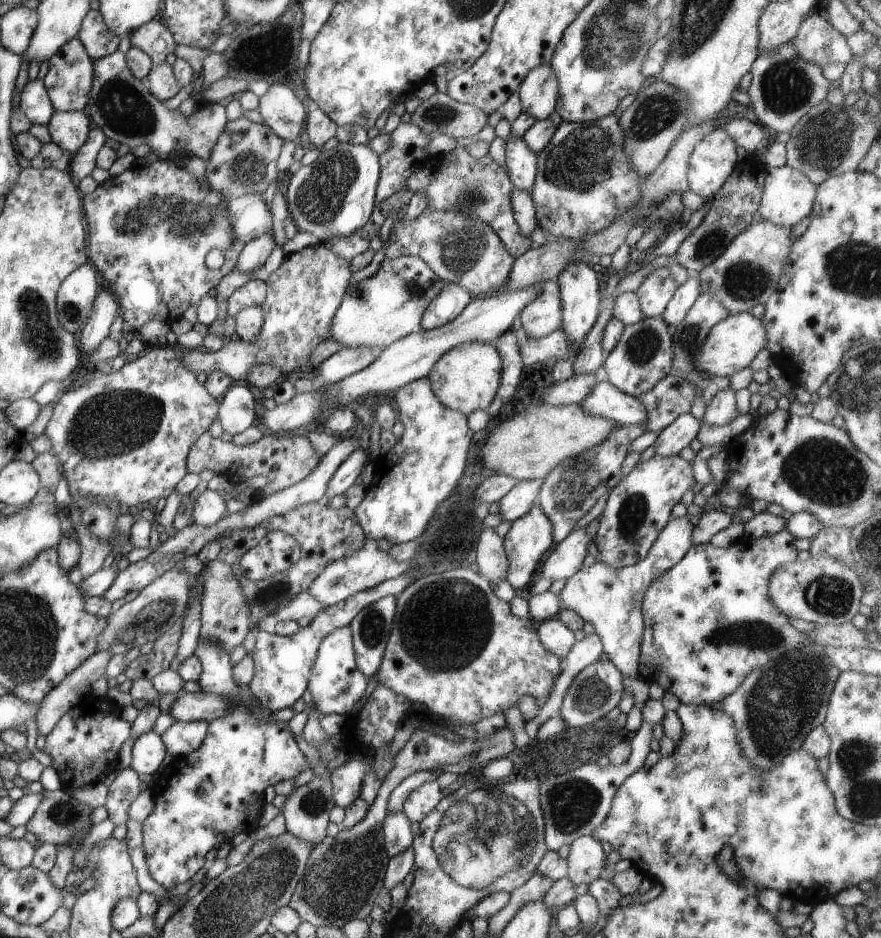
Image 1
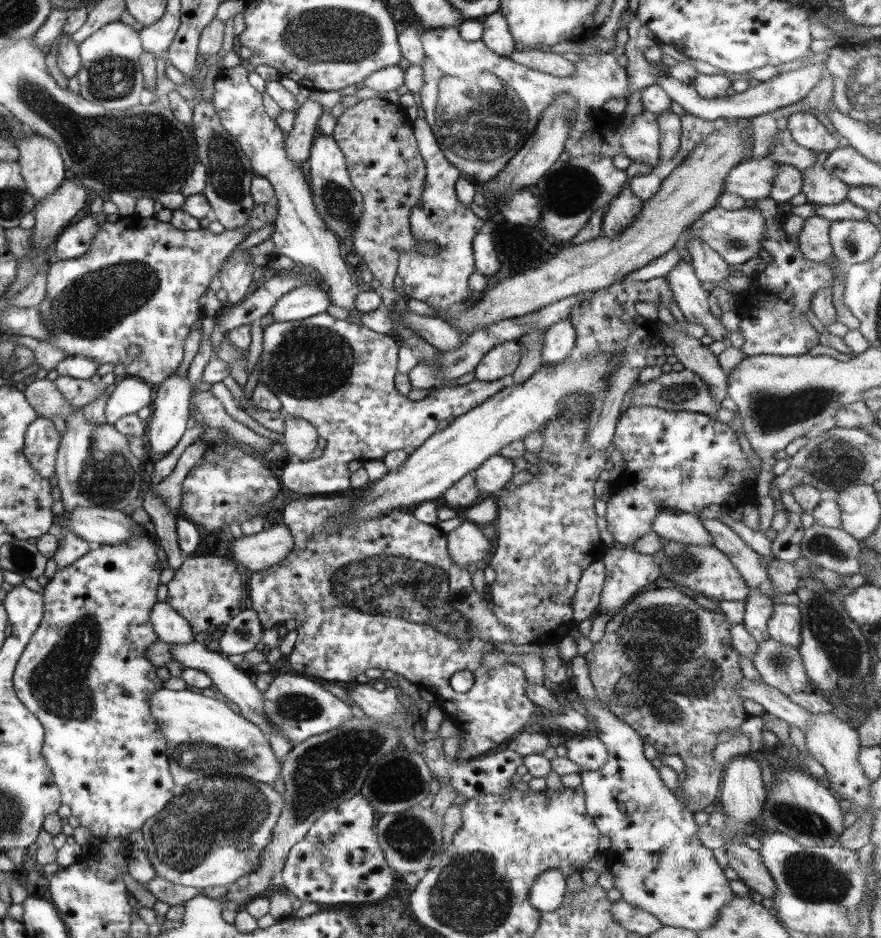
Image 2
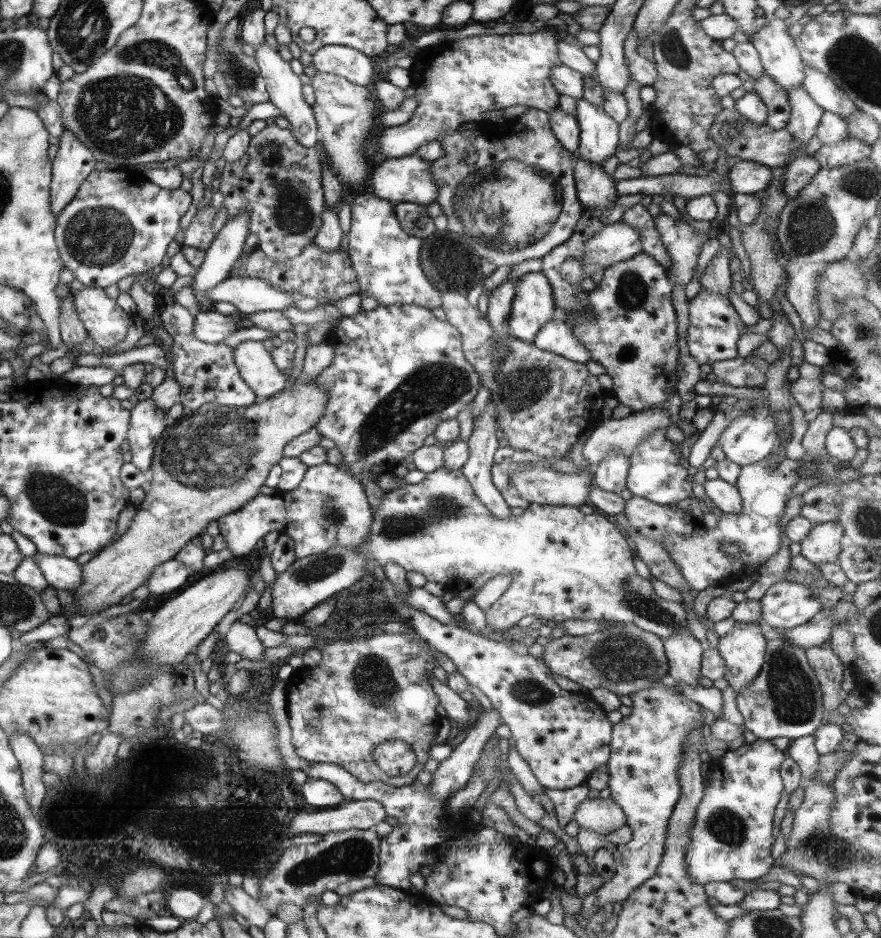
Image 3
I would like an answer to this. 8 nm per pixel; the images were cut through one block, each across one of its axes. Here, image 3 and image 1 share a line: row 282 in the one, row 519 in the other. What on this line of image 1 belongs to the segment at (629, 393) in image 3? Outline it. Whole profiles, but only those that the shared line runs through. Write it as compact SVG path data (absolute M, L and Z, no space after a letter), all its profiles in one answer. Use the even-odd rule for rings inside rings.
M678 455L638 464L609 492L605 509L593 525L593 543L599 558L611 568L623 568L643 560L659 530L671 520L671 508L694 484L692 468Z

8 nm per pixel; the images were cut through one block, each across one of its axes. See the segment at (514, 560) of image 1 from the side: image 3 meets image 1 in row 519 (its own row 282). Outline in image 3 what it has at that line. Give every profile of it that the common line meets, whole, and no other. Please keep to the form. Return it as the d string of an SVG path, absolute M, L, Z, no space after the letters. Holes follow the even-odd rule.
M540 270L518 278L508 316L508 336L524 343L531 343L539 328L556 316L550 287Z

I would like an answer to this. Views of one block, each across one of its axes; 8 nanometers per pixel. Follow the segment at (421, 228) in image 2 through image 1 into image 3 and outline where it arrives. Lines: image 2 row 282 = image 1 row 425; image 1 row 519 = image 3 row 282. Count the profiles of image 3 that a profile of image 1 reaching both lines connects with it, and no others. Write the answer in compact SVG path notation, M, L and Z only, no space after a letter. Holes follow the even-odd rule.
M371 193L355 195L350 203L350 227L348 232L348 256L351 269L358 284L358 296L373 298L377 305L411 304L429 311L441 307L441 293L432 288L419 265L419 248L421 239L409 236L393 213L393 203Z

